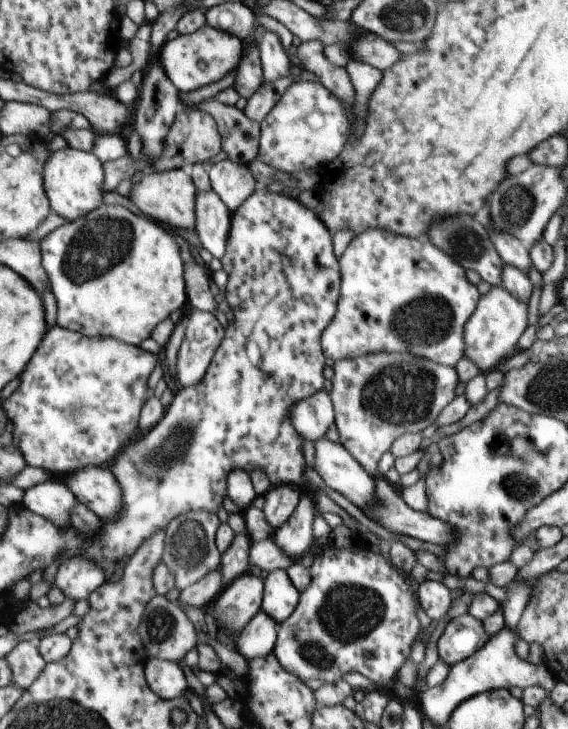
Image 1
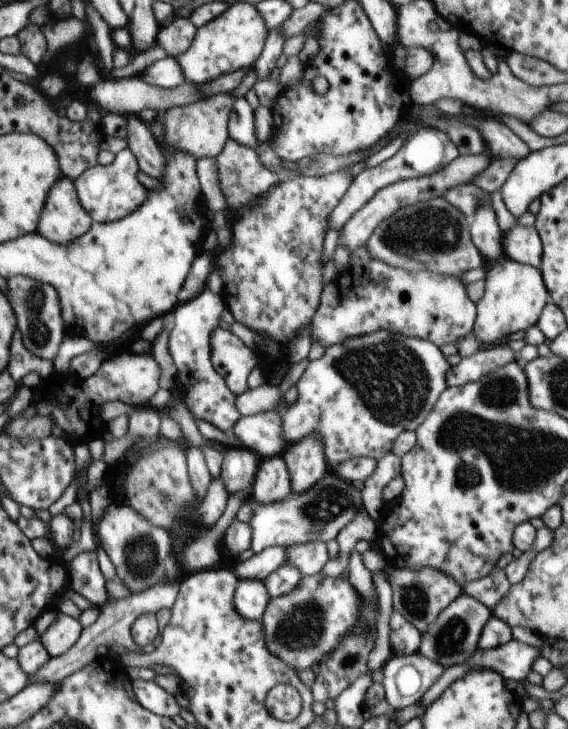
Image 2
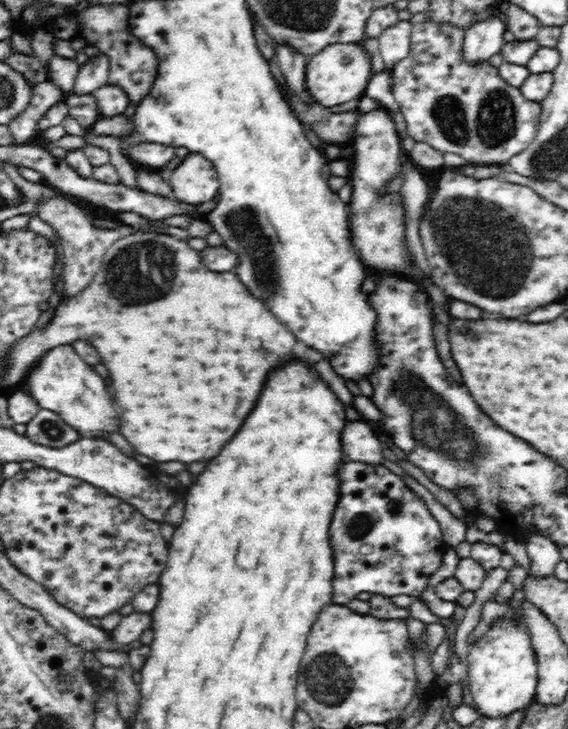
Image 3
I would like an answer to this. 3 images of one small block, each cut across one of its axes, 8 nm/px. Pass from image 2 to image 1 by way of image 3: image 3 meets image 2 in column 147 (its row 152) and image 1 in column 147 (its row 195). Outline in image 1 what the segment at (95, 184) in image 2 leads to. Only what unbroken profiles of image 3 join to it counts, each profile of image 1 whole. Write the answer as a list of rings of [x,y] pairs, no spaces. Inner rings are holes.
[[[187,168],[145,174],[138,184],[132,185],[128,198],[132,200],[132,204],[136,204],[140,208],[142,214],[146,214],[158,223],[164,222],[173,228],[183,228],[184,230],[195,230],[196,228],[196,212],[194,212],[196,186],[194,186]]]

